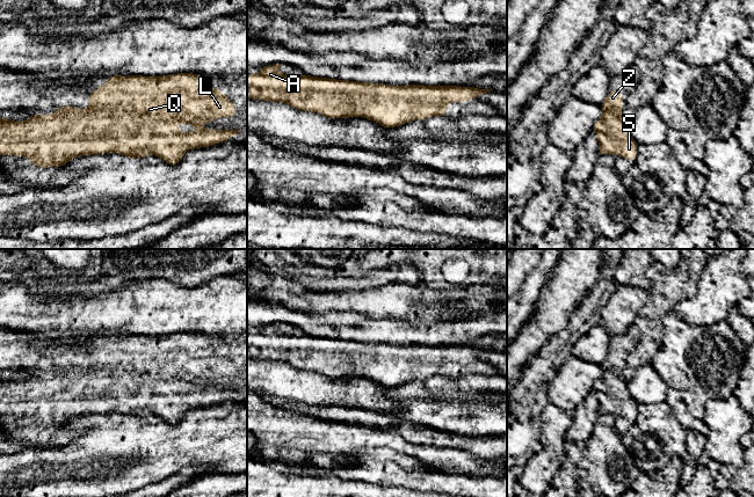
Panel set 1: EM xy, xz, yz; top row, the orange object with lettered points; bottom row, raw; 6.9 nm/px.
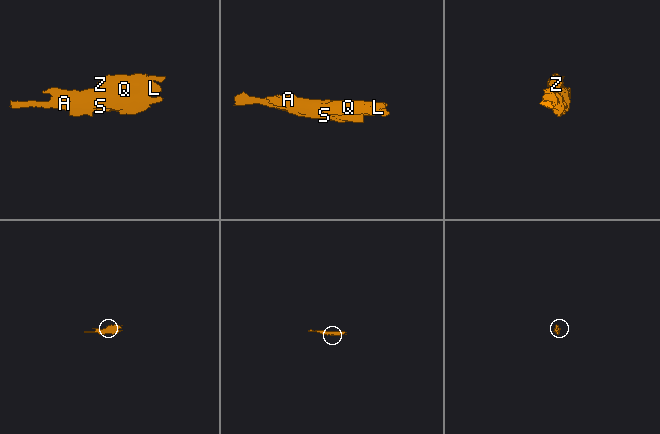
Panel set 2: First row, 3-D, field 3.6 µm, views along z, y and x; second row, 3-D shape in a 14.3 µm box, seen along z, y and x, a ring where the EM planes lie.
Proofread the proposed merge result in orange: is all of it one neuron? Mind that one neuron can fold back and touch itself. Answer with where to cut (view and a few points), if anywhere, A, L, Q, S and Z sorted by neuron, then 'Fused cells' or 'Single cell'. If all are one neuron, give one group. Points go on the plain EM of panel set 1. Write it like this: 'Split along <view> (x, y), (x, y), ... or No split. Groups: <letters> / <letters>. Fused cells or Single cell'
No split. Groups: A L Q S Z. Single cell

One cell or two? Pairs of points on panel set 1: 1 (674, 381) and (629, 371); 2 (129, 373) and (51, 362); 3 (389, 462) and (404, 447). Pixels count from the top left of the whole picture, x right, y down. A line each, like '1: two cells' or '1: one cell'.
1: two cells
2: one cell
3: two cells

